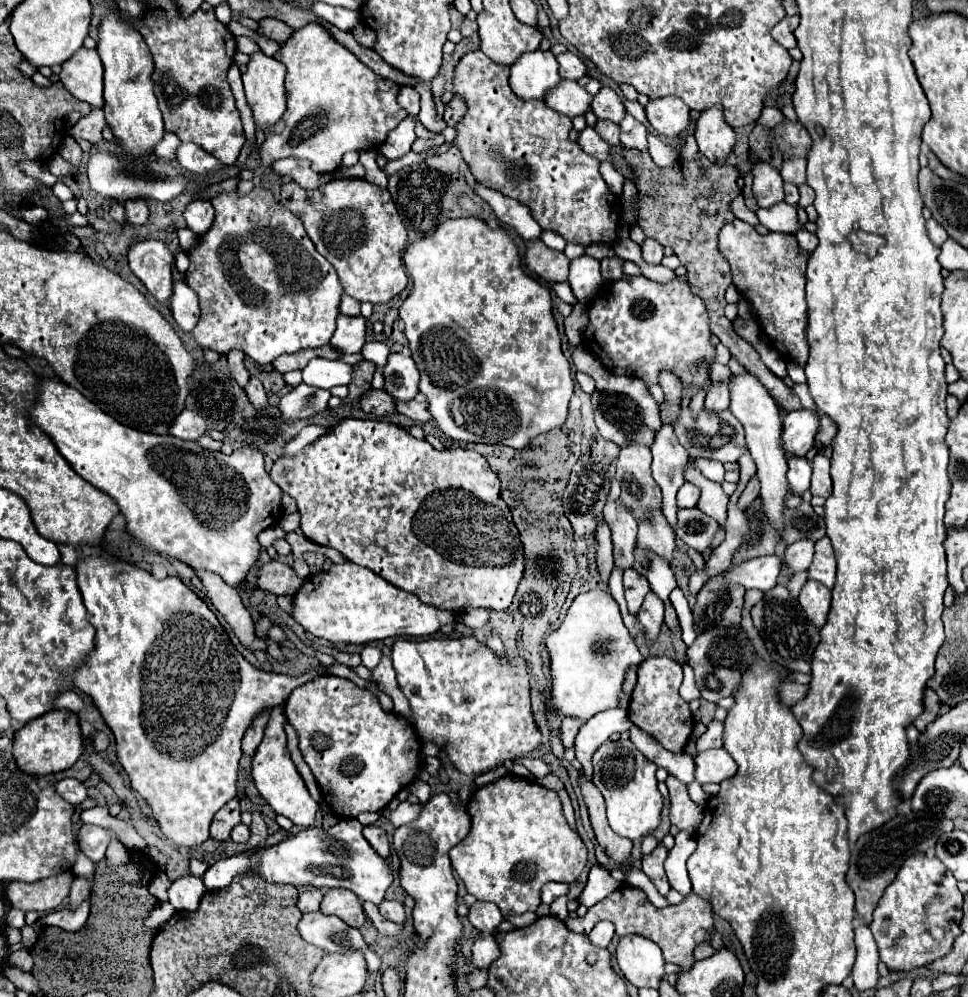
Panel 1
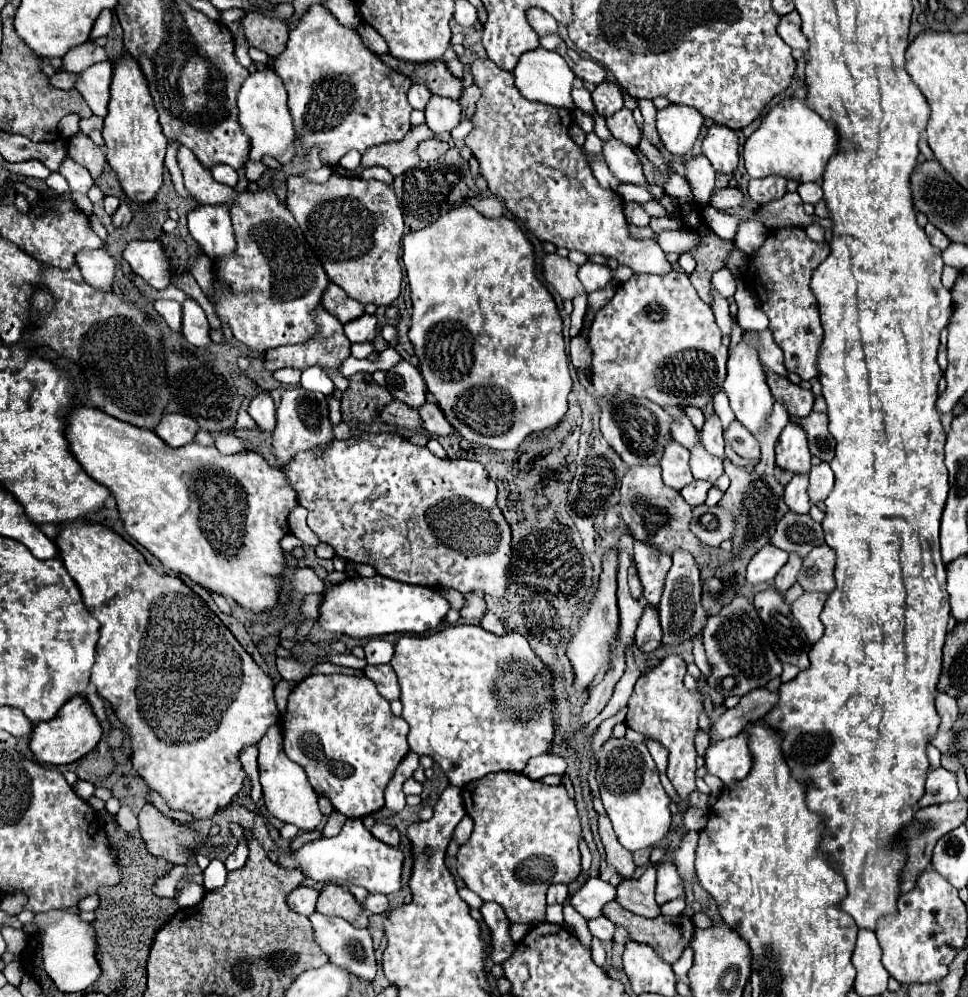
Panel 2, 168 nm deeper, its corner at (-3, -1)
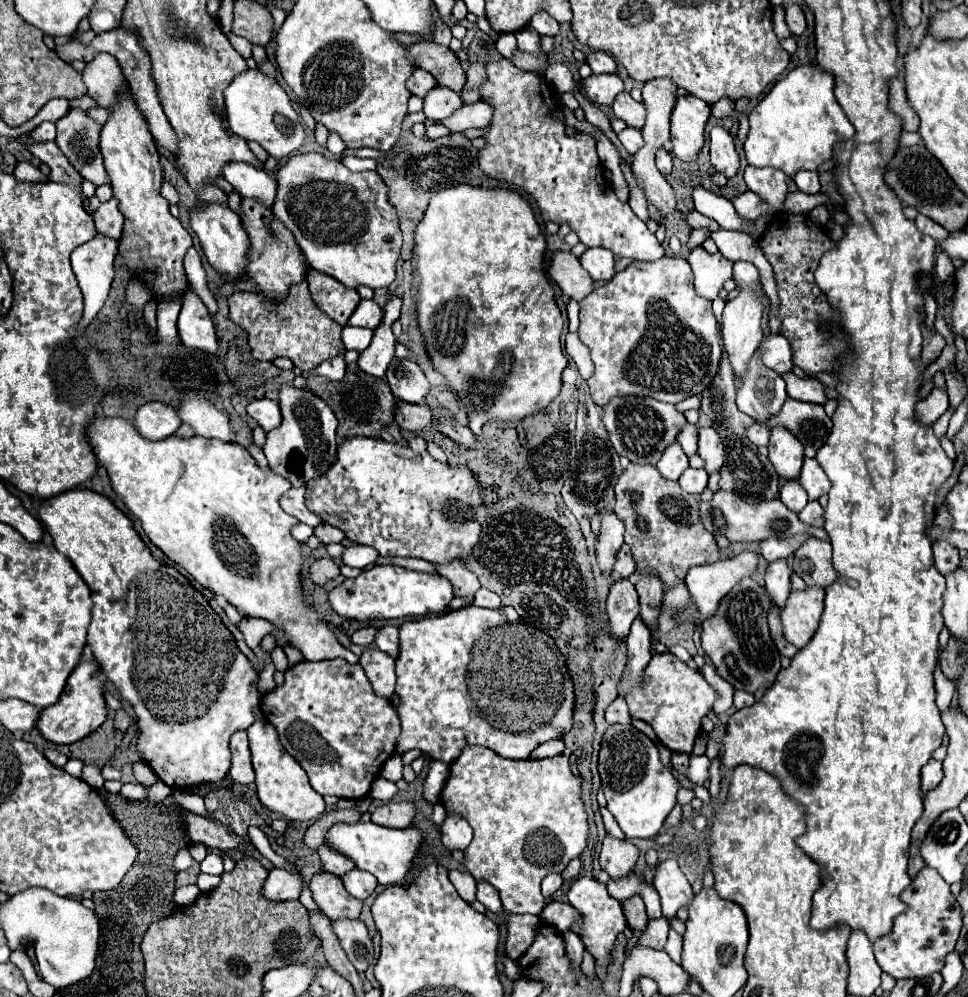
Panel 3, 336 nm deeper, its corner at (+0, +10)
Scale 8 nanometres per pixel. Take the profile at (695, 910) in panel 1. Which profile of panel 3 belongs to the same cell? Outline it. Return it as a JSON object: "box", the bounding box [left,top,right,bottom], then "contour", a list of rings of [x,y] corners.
{"box":[622,896,648,932],"contour":[[[632,896],[626,902],[622,902],[622,910],[624,910],[628,926],[632,930],[640,930],[642,932],[646,928],[648,916],[646,916],[646,908],[644,908],[644,902],[642,902],[640,896]]]}

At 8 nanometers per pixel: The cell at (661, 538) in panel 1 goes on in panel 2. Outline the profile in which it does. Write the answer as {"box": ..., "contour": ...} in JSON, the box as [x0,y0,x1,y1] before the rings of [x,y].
{"box":[633,541,671,607],"contour":[[[635,541],[633,563],[639,571],[639,579],[643,585],[643,597],[647,599],[649,605],[657,607],[661,593],[663,593],[665,575],[671,567],[671,555],[645,541]]]}

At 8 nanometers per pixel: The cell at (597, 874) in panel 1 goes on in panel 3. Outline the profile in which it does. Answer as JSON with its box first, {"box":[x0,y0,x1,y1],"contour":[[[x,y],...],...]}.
{"box":[568,876,626,966],"contour":[[[580,876],[572,884],[572,888],[568,890],[568,900],[580,912],[580,930],[578,930],[578,936],[582,940],[586,952],[594,958],[596,966],[608,966],[612,962],[616,936],[626,928],[626,918],[622,914],[620,902],[614,900],[608,894],[608,890],[606,890],[604,884],[600,884],[594,878],[586,878],[586,876]]]}

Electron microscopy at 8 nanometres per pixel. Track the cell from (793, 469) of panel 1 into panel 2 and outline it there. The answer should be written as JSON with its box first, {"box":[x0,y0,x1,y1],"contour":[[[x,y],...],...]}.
{"box":[785,475,811,513],"contour":[[[793,475],[793,479],[785,487],[785,503],[789,505],[791,511],[797,513],[809,513],[811,501],[807,495],[809,487],[809,477],[807,475]]]}

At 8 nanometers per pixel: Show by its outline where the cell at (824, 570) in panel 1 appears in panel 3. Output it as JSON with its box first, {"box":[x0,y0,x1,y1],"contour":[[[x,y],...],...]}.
{"box":[794,538,836,588],"contour":[[[810,538],[794,554],[794,572],[808,586],[828,588],[836,580],[836,570],[832,566],[832,546],[826,540]]]}

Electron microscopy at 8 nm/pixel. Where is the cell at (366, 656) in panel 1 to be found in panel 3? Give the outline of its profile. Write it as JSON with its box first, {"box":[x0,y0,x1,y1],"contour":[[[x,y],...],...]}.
{"box":[374,626,398,658],"contour":[[[396,626],[380,628],[380,632],[378,632],[374,642],[376,642],[378,650],[386,652],[388,656],[392,656],[392,658],[398,656],[398,628]]]}

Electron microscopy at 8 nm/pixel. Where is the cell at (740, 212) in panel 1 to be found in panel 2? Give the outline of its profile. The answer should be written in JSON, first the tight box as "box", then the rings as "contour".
{"box":[711,189,743,211],"contour":[[[715,189],[713,197],[711,197],[711,205],[719,211],[727,211],[727,209],[737,209],[743,205],[743,191],[741,189]]]}

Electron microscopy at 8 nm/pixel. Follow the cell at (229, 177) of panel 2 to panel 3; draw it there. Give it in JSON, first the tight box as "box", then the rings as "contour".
{"box":[224,162,276,208],"contour":[[[230,162],[224,166],[224,178],[242,198],[252,198],[266,208],[274,204],[276,180],[272,180],[268,172],[242,162]]]}

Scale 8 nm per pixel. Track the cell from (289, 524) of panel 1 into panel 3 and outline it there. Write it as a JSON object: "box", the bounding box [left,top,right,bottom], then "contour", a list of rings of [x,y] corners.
{"box":[280,488,322,526],"contour":[[[290,488],[282,498],[280,498],[280,506],[294,518],[298,518],[300,522],[308,524],[308,526],[318,526],[322,522],[322,518],[314,512],[310,512],[304,504],[304,488]]]}

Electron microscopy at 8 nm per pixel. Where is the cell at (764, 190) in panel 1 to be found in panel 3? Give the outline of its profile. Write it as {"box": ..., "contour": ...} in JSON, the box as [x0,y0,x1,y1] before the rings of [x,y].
{"box":[744,166,788,212],"contour":[[[748,166],[744,170],[744,182],[768,204],[770,212],[782,210],[788,194],[788,176],[782,170]]]}

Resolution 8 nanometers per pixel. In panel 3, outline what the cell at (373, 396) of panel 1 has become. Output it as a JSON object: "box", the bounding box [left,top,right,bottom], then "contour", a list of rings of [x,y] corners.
{"box":[396,402,432,434],"contour":[[[398,402],[396,422],[404,430],[420,434],[424,428],[430,426],[432,414],[430,414],[428,406],[412,406],[412,404],[406,404],[406,402]]]}

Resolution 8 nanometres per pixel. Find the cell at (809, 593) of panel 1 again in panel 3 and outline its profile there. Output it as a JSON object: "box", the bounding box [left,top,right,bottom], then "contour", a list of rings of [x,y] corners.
{"box":[780,588,824,648],"contour":[[[806,588],[802,592],[792,592],[788,596],[786,608],[780,614],[782,616],[782,624],[784,624],[784,638],[790,644],[794,644],[796,648],[804,648],[810,642],[810,638],[814,636],[816,628],[818,628],[822,610],[824,610],[824,588]]]}

